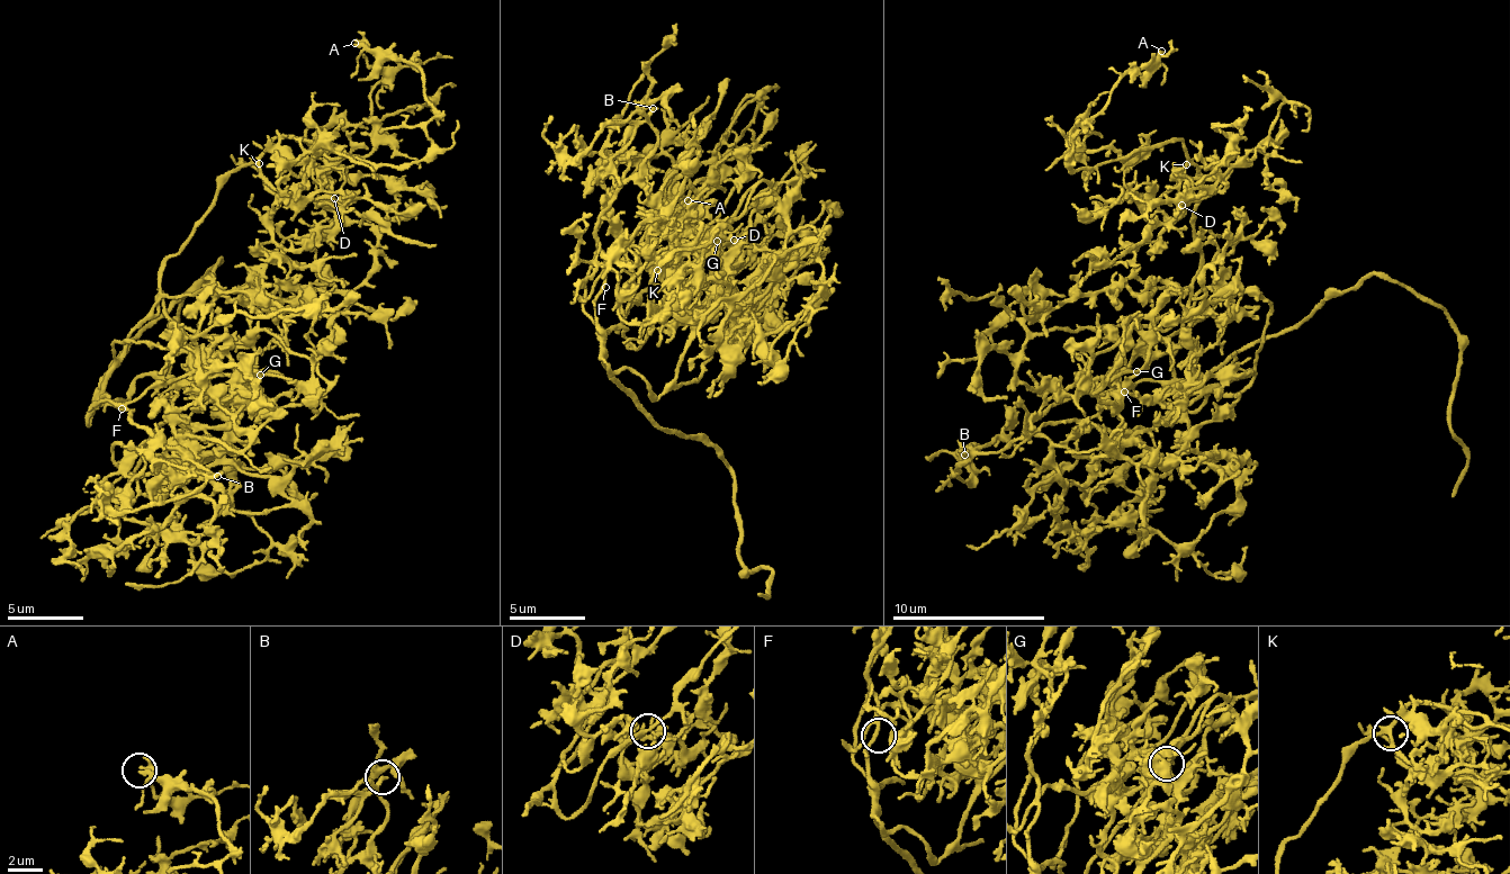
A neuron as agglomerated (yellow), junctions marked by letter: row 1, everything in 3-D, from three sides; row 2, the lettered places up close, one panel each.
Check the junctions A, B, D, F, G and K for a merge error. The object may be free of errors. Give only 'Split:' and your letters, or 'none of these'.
Split: none of these

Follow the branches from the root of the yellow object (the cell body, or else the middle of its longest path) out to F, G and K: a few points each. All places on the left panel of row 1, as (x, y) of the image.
F: (188, 295), (163, 296), (133, 331), (125, 358), (104, 389), (122, 408)
G: (188, 295), (205, 291), (214, 299), (214, 307), (257, 353), (261, 374)
K: (188, 295), (178, 298), (162, 293), (163, 264), (181, 250), (181, 242), (227, 177), (242, 165), (259, 163)

